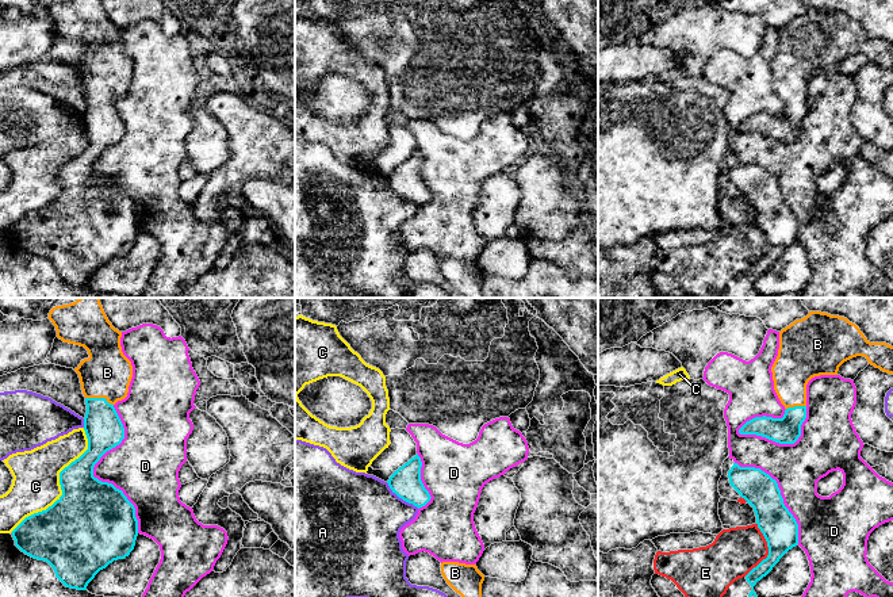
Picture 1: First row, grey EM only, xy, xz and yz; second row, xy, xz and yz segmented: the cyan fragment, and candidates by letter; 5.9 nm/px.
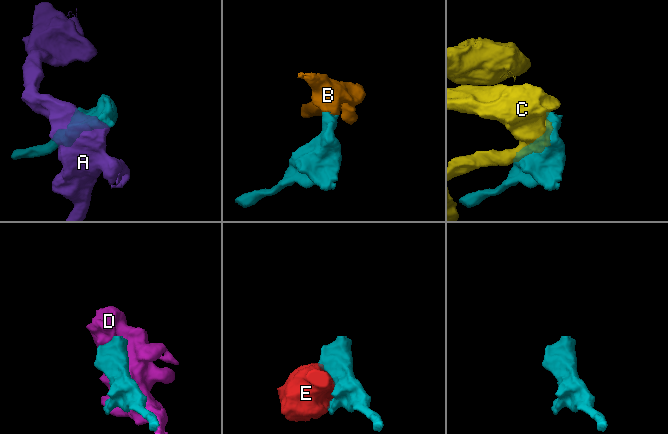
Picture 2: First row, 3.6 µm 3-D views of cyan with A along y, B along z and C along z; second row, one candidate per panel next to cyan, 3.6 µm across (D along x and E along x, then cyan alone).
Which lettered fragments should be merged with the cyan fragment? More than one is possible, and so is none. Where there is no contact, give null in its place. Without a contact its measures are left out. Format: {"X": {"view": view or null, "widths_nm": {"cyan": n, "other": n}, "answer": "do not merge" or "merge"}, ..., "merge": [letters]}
{"A": {"view": "xz", "widths_nm": {"cyan": 180, "other": 440}, "answer": "do not merge"}, "B": {"view": "xy", "widths_nm": {"cyan": 220, "other": 300}, "answer": "merge"}, "C": {"view": "xy", "widths_nm": {"cyan": 400, "other": 280}, "answer": "do not merge"}, "D": {"view": "xy", "widths_nm": {"cyan": 420, "other": 320}, "answer": "do not merge"}, "E": {"view": "yz", "widths_nm": {"cyan": 220, "other": 280}, "answer": "do not merge"}, "merge": ["B"]}

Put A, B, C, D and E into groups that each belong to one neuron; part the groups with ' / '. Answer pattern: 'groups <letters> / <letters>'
groups A / B / C / D / E

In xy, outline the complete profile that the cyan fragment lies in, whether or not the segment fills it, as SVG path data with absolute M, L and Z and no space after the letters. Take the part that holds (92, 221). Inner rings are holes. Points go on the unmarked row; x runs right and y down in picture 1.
M101 0L55 3L47 15L55 23L60 37L84 43L89 51L74 65L85 93L84 127L88 146L60 169L62 192L46 207L26 214L12 227L12 234L22 249L47 259L64 283L87 287L100 267L130 252L138 233L134 202L112 180L93 173L93 164L100 154L124 135L124 125L114 102L127 93L133 62L122 49L122 28L108 18Z

